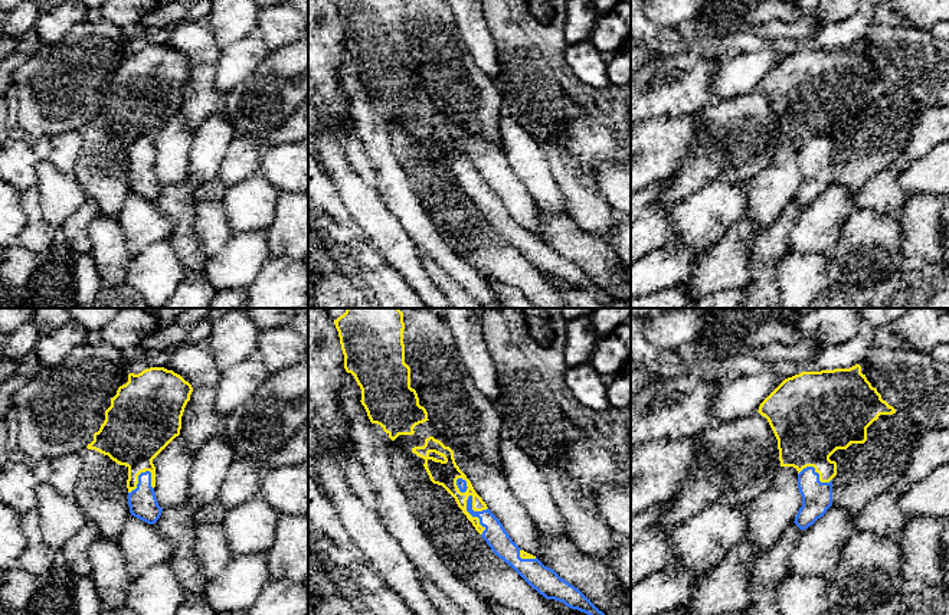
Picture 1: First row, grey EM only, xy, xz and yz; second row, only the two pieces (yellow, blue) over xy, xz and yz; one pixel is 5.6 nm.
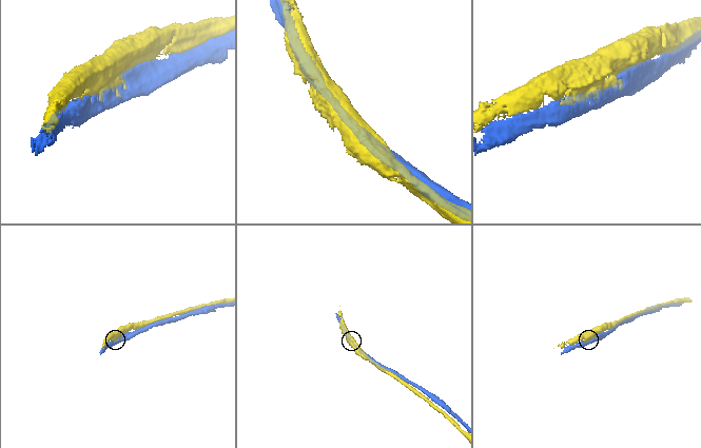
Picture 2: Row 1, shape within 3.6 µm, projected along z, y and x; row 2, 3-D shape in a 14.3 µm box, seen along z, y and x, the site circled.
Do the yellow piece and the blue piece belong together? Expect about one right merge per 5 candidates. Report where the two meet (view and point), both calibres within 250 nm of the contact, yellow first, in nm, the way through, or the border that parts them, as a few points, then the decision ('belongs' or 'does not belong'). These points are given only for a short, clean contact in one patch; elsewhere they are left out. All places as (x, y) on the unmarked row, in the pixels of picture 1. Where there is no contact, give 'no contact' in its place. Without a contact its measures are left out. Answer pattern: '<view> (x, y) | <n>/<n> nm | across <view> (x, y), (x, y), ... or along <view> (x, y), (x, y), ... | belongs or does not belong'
xz (471, 193) | 100/130 nm | does not belong

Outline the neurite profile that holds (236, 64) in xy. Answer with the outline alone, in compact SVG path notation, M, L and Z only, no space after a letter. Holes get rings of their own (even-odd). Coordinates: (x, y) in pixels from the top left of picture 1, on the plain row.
M249 35L223 48L216 65L216 89L223 95L246 81L268 55L264 40Z

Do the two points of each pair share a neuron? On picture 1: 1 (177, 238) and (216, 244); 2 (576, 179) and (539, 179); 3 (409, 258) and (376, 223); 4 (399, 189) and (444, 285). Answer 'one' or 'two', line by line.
1: two
2: two
3: one
4: two

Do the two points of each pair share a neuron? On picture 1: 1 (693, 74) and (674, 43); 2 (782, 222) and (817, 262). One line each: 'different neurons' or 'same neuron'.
1: different neurons
2: different neurons

